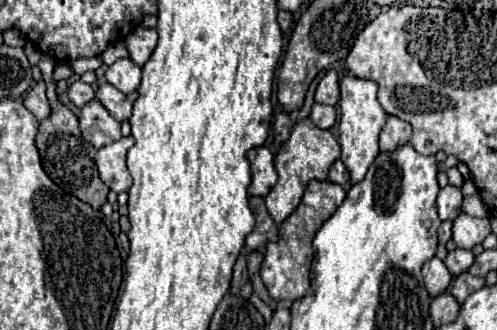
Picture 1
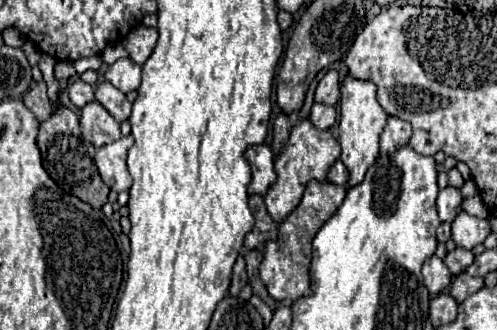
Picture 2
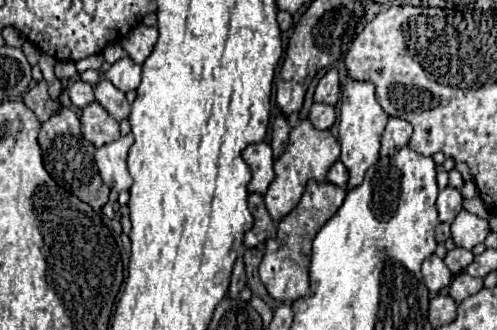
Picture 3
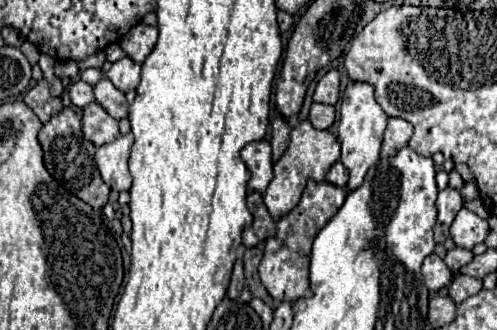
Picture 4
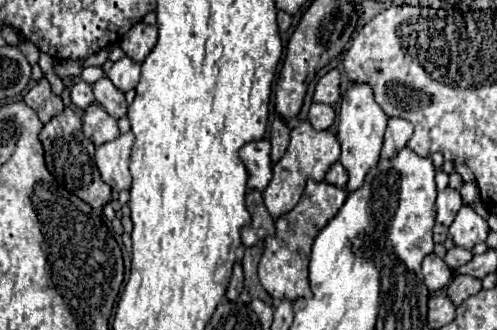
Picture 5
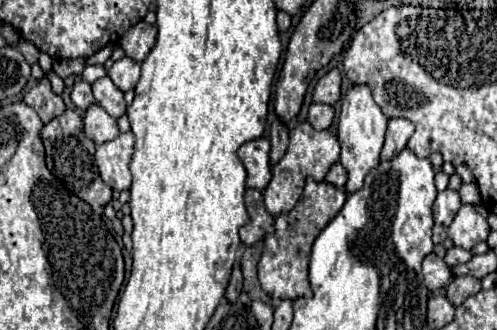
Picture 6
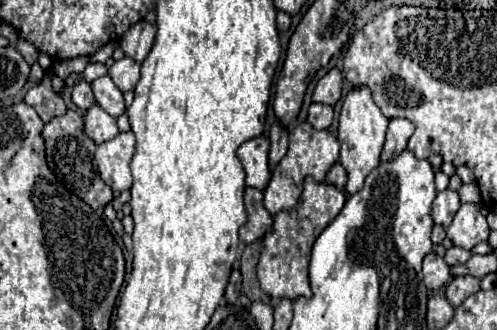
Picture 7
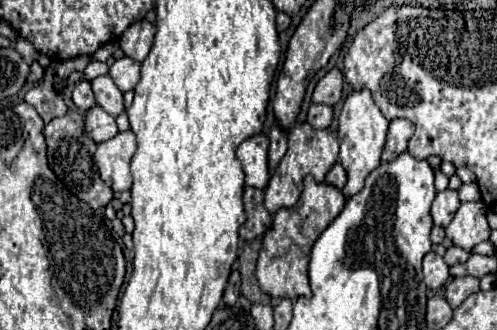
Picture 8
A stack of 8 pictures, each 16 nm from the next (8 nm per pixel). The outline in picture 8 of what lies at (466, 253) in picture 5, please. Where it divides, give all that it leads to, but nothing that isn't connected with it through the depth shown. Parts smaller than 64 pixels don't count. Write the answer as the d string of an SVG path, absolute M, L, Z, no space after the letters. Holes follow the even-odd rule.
M452 246L452 248L448 248L448 250L446 250L444 260L446 260L446 264L448 264L448 266L454 266L454 264L458 264L458 262L466 262L466 260L468 260L468 256L470 256L470 252L466 252L464 248Z

